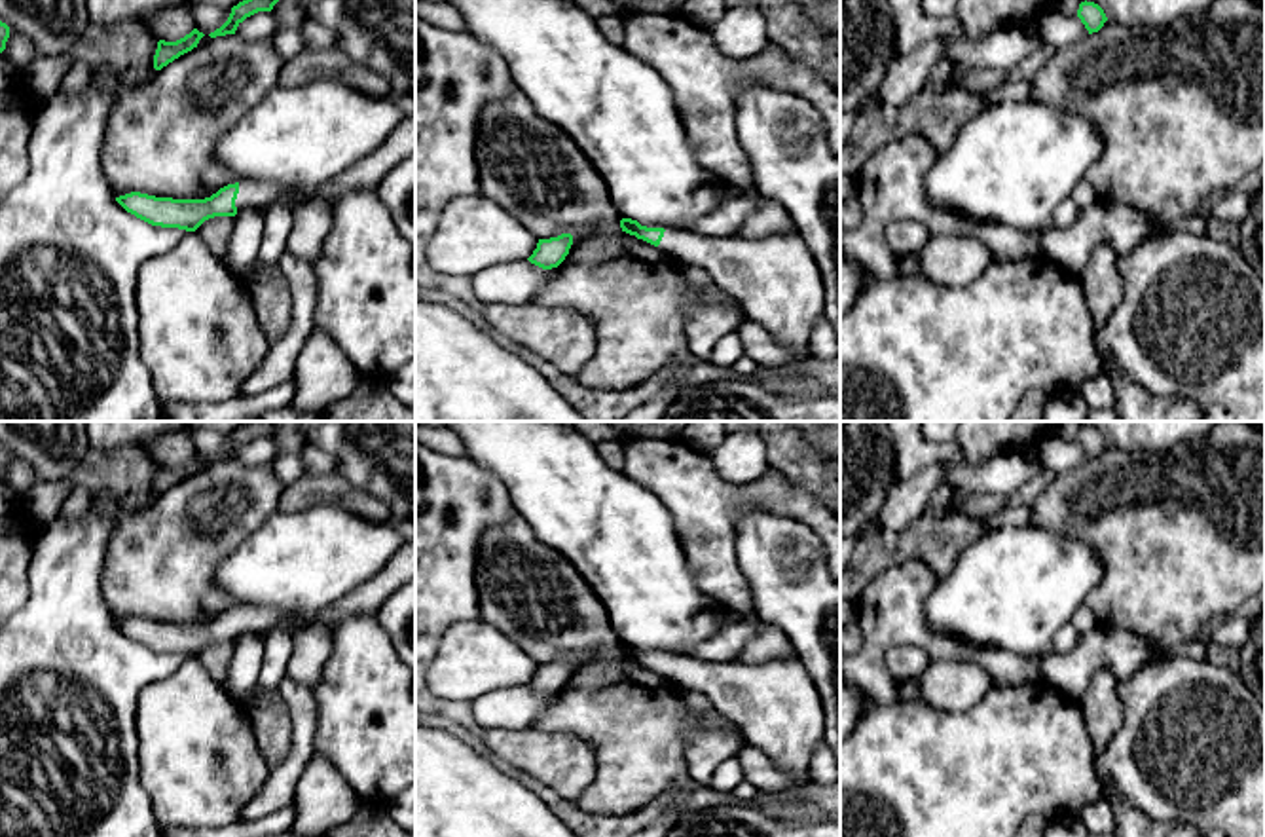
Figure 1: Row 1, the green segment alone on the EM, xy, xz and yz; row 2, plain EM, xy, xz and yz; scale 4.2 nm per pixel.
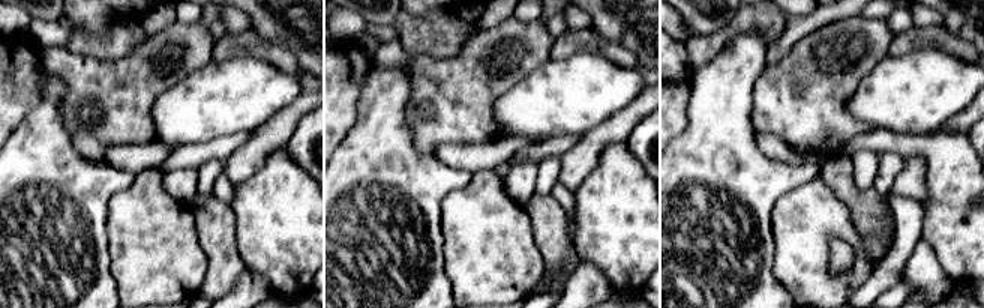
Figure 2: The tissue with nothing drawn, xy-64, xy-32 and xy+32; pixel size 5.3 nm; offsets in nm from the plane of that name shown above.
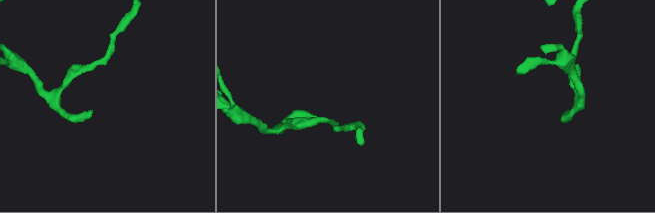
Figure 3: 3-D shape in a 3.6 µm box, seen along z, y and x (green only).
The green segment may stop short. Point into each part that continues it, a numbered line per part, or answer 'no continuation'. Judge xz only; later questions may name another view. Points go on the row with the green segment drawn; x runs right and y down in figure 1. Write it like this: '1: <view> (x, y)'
1: xz (776, 281)

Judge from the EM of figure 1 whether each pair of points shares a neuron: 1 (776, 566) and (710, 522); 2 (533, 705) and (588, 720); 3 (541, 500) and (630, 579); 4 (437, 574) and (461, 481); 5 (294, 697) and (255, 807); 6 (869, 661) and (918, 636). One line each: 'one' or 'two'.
1: two
2: two
3: one
4: one
5: one
6: one

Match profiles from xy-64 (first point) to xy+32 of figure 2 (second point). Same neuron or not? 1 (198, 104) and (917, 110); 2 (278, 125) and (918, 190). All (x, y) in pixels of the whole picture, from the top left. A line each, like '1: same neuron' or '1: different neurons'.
1: same neuron
2: same neuron

